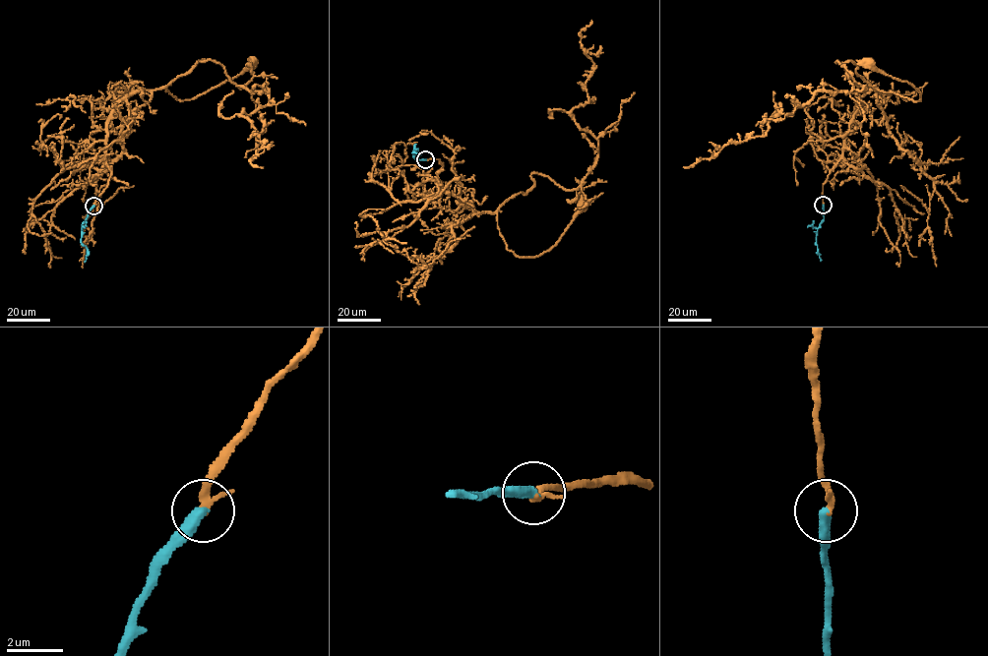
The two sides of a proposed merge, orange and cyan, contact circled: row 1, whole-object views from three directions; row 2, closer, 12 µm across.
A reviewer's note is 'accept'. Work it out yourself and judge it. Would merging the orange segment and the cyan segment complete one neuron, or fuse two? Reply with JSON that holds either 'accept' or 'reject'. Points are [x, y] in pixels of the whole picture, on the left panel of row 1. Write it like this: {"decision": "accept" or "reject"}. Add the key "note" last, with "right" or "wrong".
{"decision": "accept", "note": "right"}

